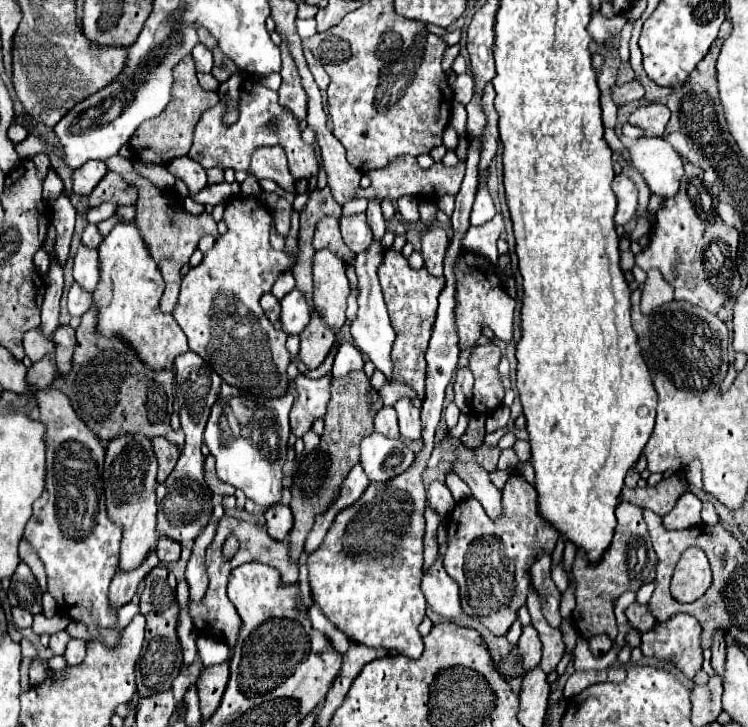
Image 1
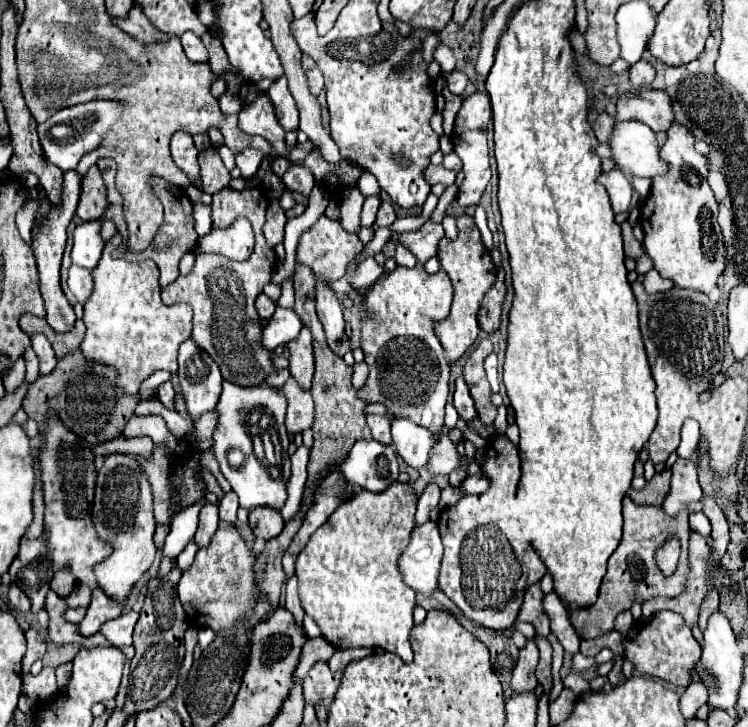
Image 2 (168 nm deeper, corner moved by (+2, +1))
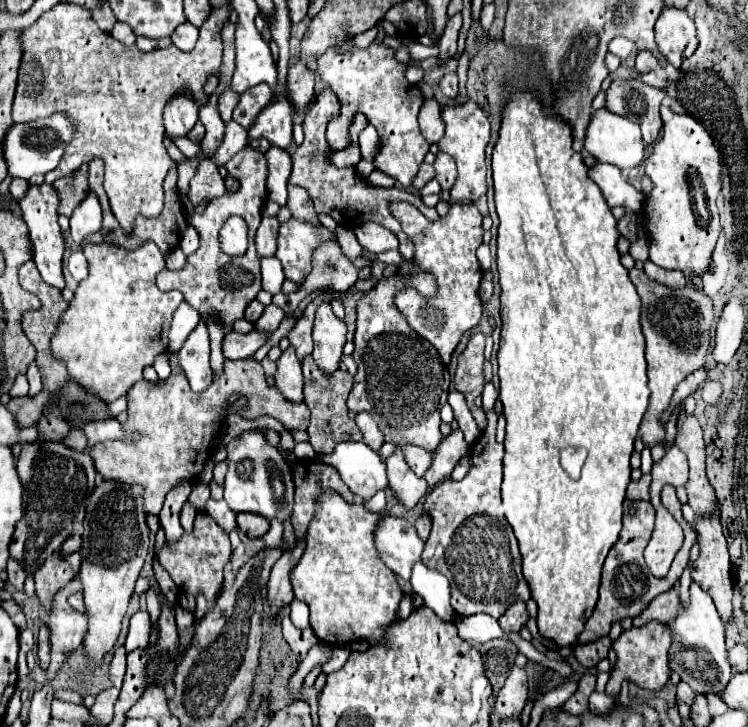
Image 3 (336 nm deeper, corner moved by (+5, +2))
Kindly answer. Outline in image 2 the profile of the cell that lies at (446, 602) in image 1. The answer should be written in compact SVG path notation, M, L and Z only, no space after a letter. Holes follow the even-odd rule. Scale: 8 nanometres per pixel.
M427 521L423 525L415 525L405 551L399 555L399 573L403 575L405 585L431 597L439 587L437 575L441 557L443 545L439 539L437 523Z

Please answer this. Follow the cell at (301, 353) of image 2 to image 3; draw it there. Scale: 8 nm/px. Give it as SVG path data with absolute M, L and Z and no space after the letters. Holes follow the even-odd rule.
M290 346L278 358L278 372L276 372L276 388L292 402L302 402L302 366L296 356L294 346Z

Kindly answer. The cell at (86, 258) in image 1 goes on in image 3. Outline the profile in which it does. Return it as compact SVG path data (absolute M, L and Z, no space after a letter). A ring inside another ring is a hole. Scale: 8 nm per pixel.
M88 194L86 200L74 210L70 218L70 236L76 246L82 246L86 238L102 228L102 210L96 194Z

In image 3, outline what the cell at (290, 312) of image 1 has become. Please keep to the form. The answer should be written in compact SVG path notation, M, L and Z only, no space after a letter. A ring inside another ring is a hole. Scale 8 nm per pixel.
M254 330L250 334L238 334L238 332L228 332L224 336L224 356L228 360L244 360L250 358L258 348L262 348L270 340L272 332L260 332Z

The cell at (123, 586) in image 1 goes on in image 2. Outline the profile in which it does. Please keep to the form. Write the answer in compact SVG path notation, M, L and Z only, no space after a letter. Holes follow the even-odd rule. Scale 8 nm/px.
M95 589L95 591L93 591L93 597L91 597L89 611L87 611L87 615L83 617L83 621L77 625L77 627L79 627L79 633L81 633L83 637L95 635L105 621L111 621L111 619L119 617L121 611L123 611L123 607L115 607L115 603L111 603L103 593L99 593L99 591Z

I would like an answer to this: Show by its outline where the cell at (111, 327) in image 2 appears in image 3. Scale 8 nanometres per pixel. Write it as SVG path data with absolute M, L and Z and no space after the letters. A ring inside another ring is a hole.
M86 242L82 252L88 260L90 274L84 282L78 284L74 292L74 298L54 334L56 338L52 338L52 352L56 354L56 358L66 362L70 380L90 388L102 400L114 402L116 398L128 394L134 382L142 380L142 370L146 366L152 366L156 356L168 352L168 332L172 316L184 298L178 290L160 292L156 288L156 274L166 268L166 260L152 242L144 244L136 252L120 250L120 246L108 242L104 244Z

